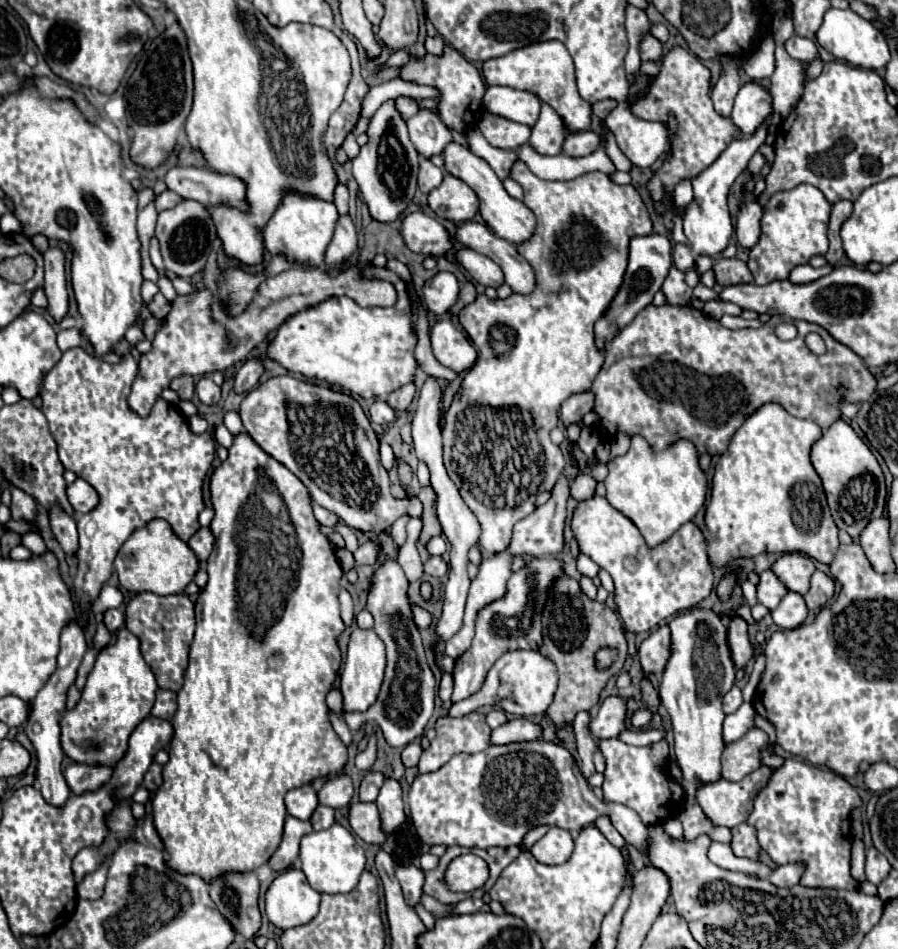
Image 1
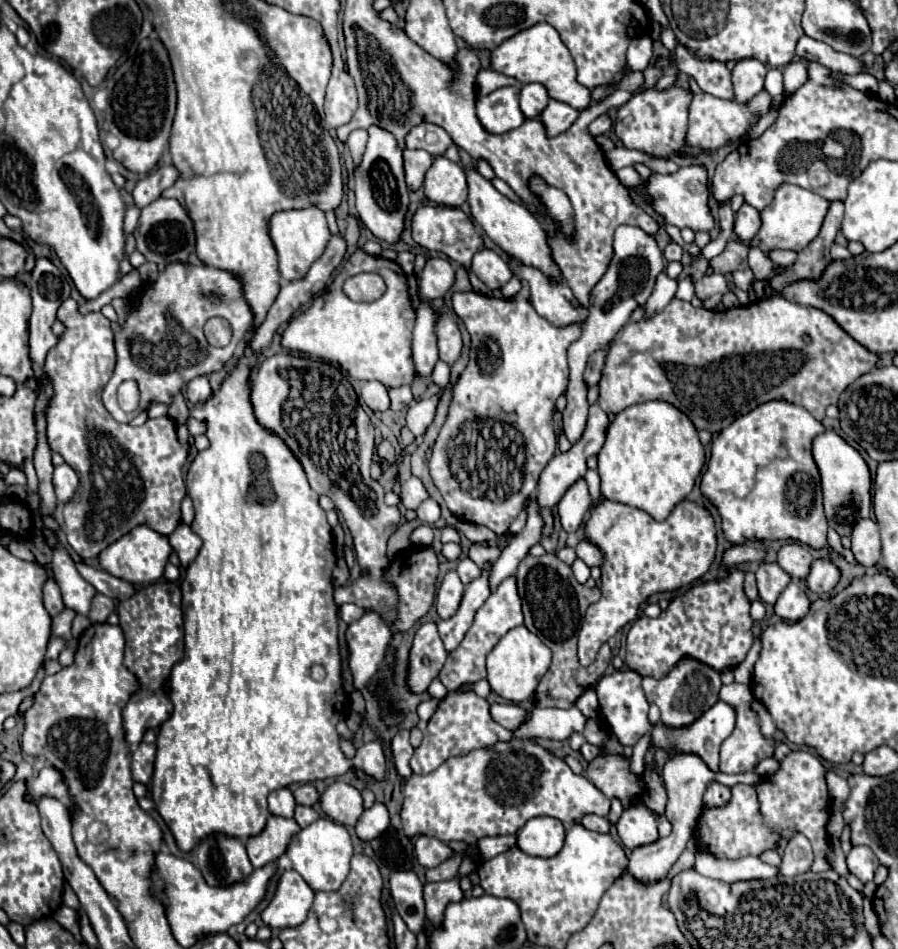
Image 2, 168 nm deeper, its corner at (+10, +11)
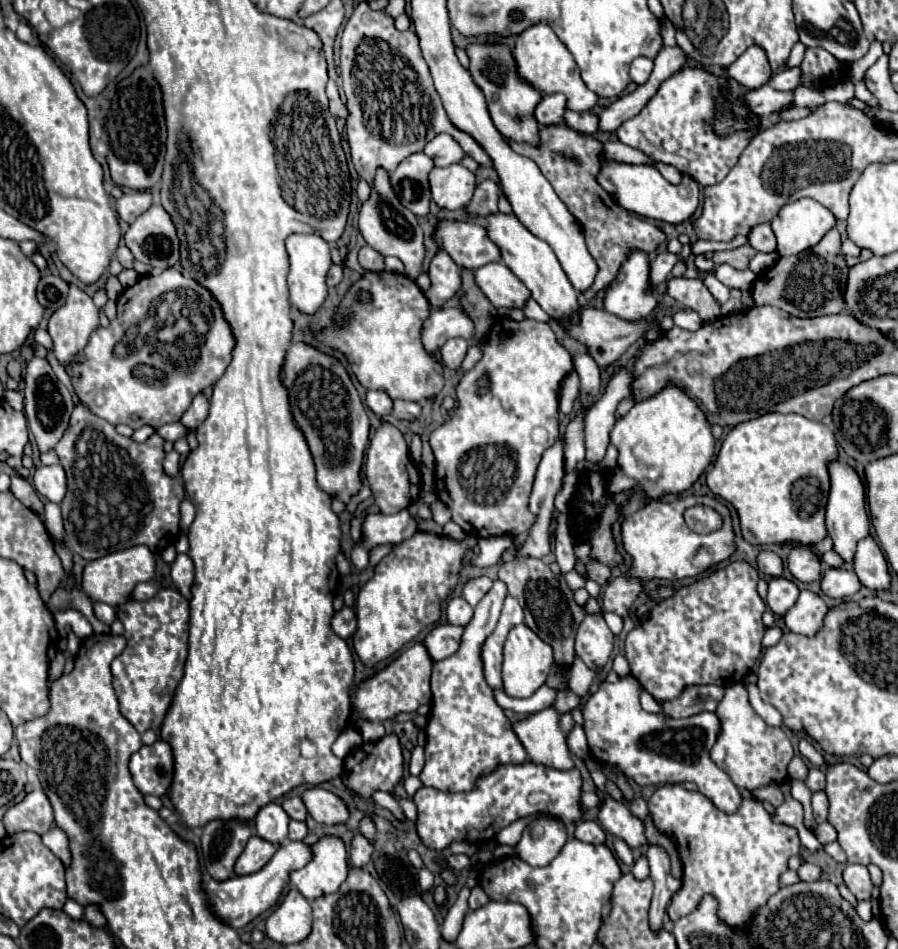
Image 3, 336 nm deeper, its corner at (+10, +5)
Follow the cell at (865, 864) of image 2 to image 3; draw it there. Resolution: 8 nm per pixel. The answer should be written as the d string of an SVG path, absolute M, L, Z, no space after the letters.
M849 863L843 871L843 881L859 901L861 899L871 899L873 883L871 883L871 877L869 877L869 869L865 865Z

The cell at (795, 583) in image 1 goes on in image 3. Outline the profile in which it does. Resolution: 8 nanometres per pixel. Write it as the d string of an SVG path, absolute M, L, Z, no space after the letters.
M795 547L789 553L787 559L787 569L791 575L803 583L817 581L821 577L821 567L817 555L809 547Z

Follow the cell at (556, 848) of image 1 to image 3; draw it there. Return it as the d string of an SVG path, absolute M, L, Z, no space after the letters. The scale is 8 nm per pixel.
M543 815L525 827L519 843L515 845L515 853L531 867L545 867L557 857L565 843L567 831L563 821Z

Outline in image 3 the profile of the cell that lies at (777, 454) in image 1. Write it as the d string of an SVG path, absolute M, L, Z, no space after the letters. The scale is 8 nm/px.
M765 413L729 431L707 473L707 487L737 509L741 535L747 543L795 541L815 545L827 537L827 463L831 459L837 459L837 443L835 435L823 423L795 413Z

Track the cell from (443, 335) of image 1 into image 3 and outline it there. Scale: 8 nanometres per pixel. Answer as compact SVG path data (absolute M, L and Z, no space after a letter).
M455 337L455 339L447 339L447 343L441 347L441 361L447 369L457 369L461 365L461 361L465 359L465 353L469 349L469 341Z

